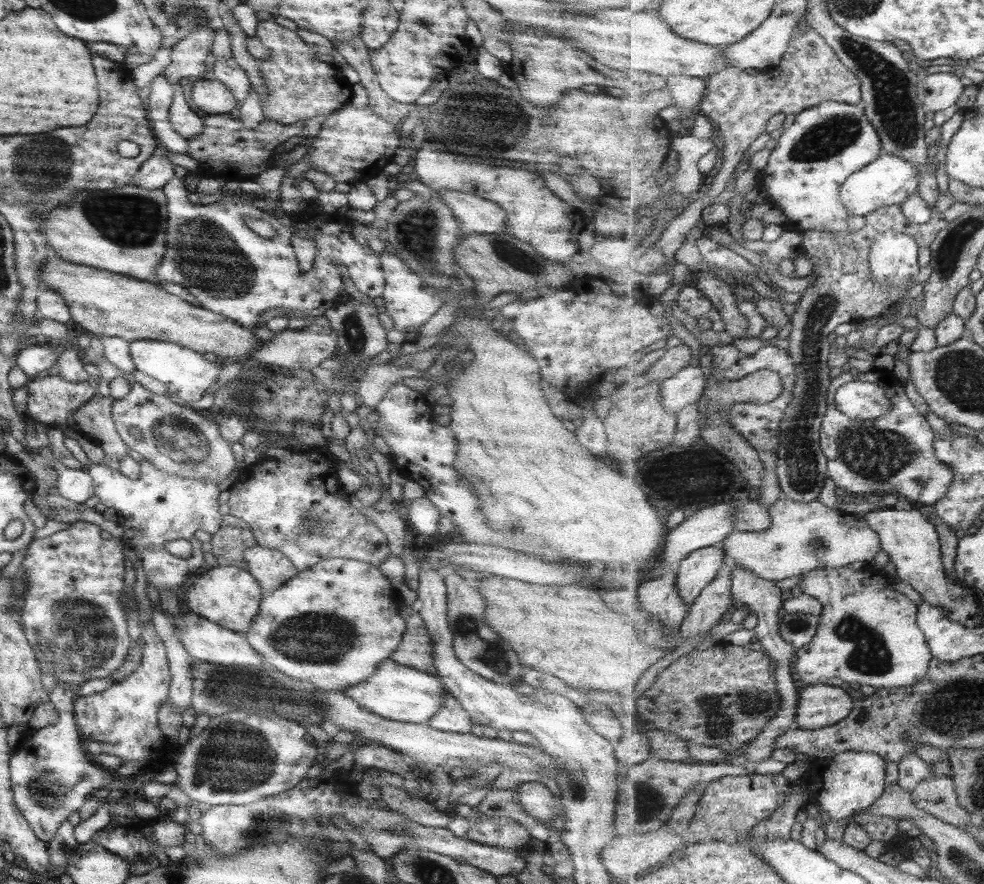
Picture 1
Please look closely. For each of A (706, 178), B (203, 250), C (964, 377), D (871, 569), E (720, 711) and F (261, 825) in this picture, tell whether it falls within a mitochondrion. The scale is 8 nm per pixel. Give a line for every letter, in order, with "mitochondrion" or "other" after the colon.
A: other
B: mitochondrion
C: mitochondrion
D: other
E: mitochondrion
F: mitochondrion

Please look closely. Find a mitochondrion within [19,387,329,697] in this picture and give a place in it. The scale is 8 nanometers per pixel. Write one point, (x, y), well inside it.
(77, 641)

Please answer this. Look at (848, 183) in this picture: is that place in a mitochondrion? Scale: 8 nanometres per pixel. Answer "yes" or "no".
no

